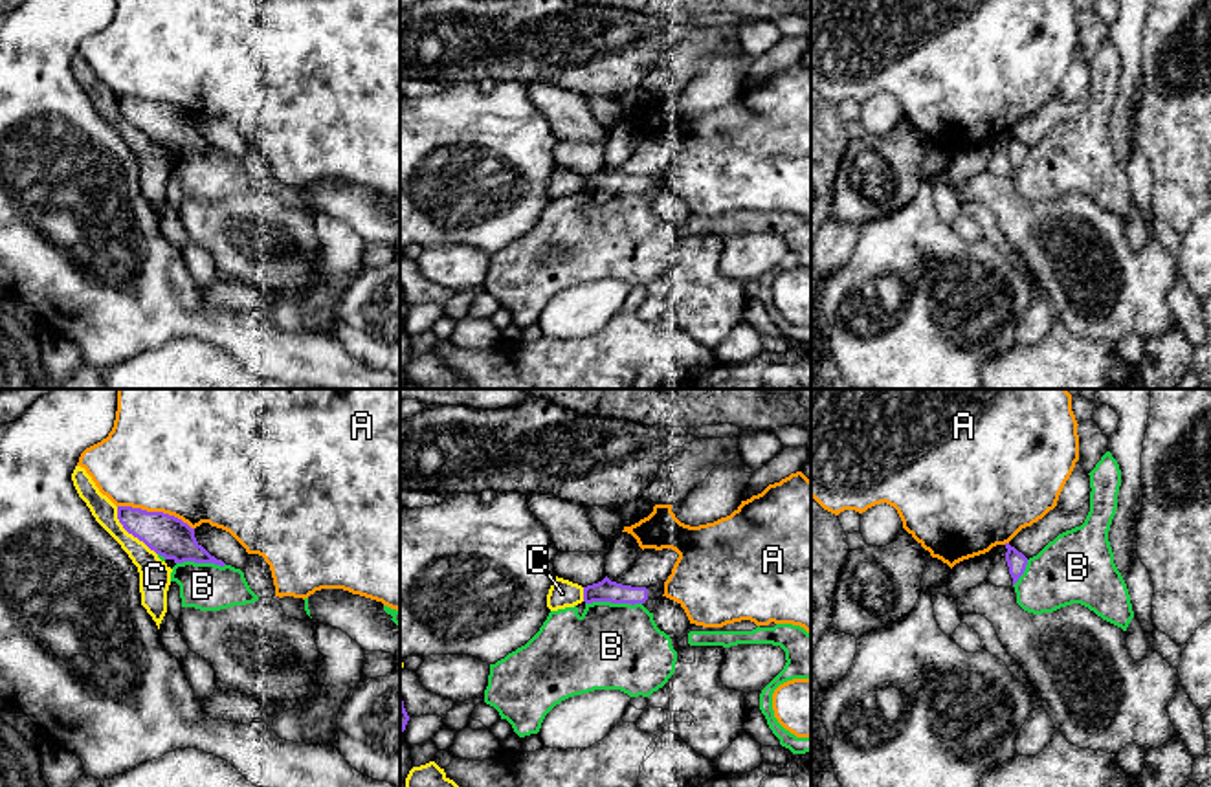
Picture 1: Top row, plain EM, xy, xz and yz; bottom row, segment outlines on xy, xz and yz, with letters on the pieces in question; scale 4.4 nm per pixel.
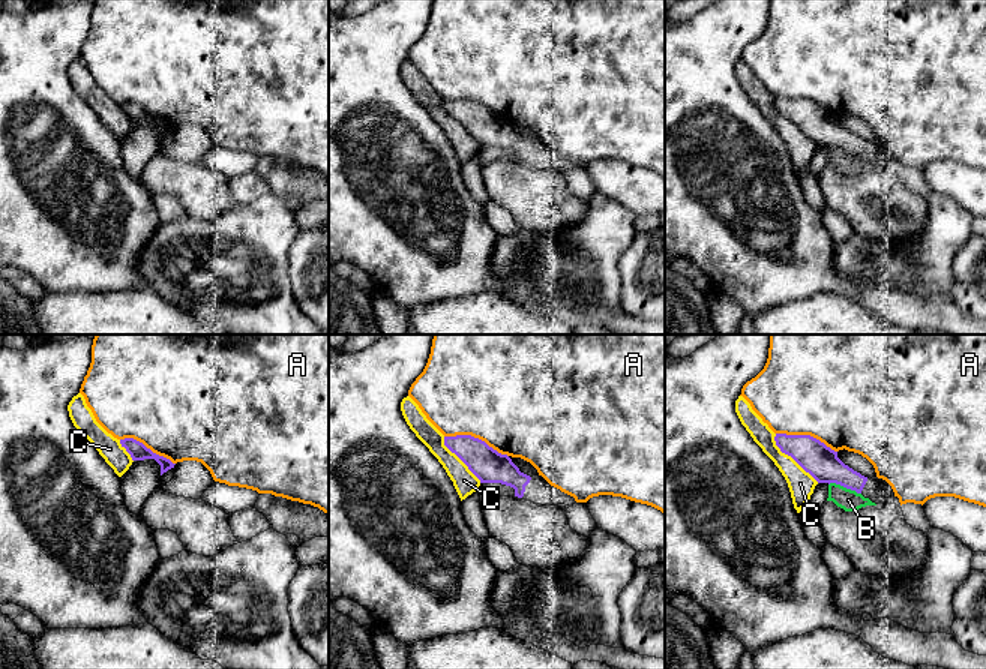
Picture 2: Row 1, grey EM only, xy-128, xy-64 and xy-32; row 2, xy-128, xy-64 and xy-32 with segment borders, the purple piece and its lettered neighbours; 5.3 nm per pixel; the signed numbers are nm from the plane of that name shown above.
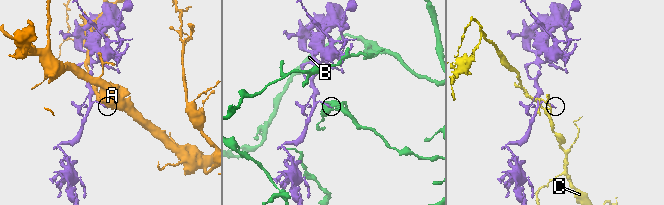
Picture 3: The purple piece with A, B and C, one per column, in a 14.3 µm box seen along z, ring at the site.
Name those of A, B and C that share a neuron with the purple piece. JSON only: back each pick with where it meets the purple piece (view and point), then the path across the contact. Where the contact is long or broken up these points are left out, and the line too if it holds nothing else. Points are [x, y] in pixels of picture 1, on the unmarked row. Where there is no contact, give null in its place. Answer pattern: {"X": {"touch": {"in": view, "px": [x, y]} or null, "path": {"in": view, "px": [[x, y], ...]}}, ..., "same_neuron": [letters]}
{"same_neuron": []}

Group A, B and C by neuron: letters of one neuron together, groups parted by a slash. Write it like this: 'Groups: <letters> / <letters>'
Groups: A / B / C

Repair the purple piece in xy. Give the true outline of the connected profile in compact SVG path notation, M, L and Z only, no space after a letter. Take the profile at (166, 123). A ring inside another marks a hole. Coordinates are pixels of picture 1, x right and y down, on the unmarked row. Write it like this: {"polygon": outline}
{"polygon": "M117 95L117 108L128 123L165 149L226 154L196 130L194 117L174 105Z"}

